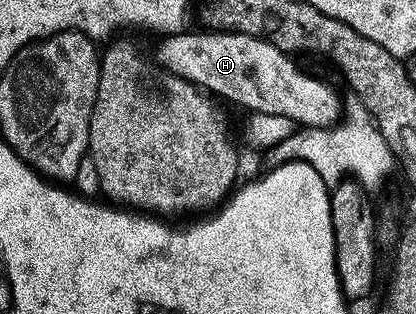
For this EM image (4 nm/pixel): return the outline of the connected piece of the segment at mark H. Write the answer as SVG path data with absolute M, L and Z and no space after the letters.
M206 29L198 33L182 32L163 36L154 54L155 61L170 73L249 112L284 115L304 127L330 127L341 120L343 102L339 92L304 73L275 44L247 33Z

